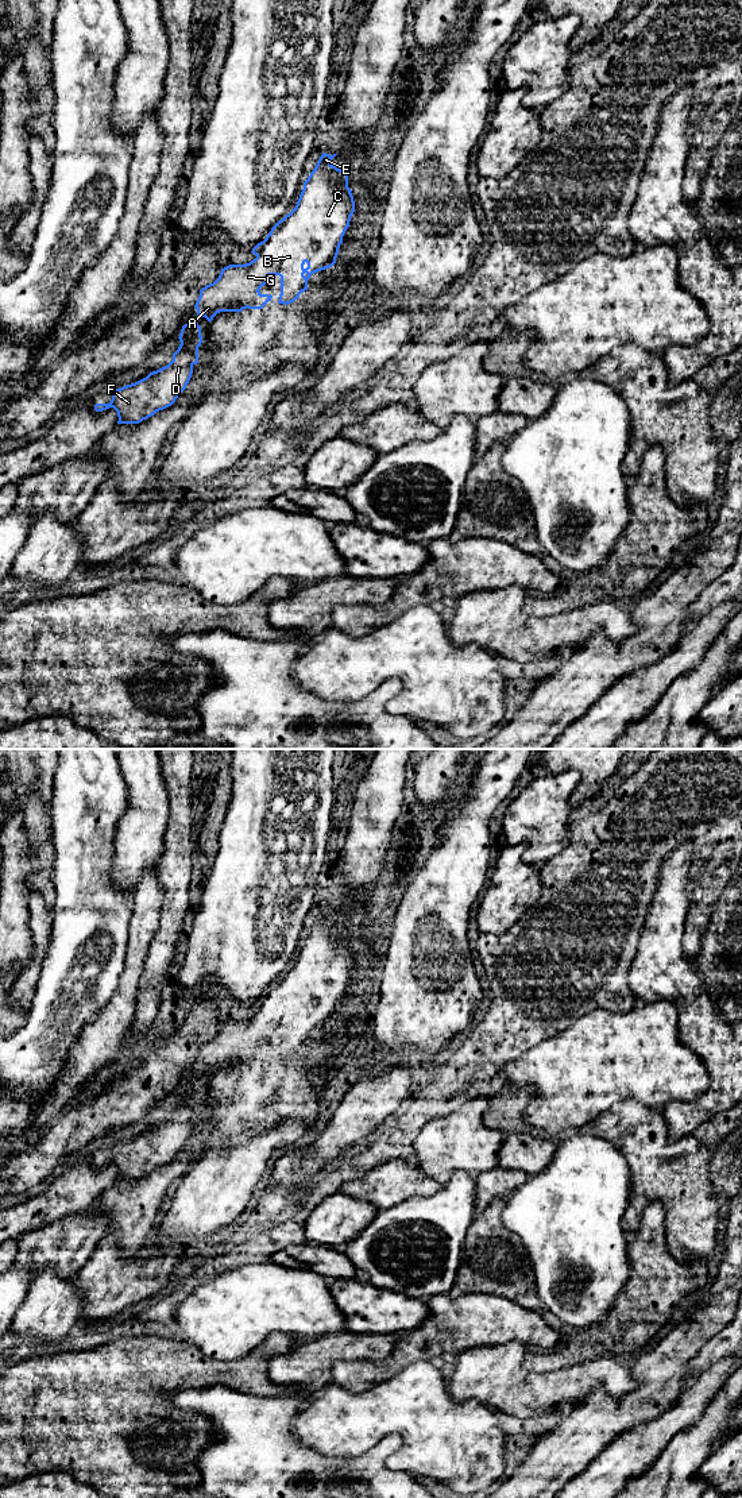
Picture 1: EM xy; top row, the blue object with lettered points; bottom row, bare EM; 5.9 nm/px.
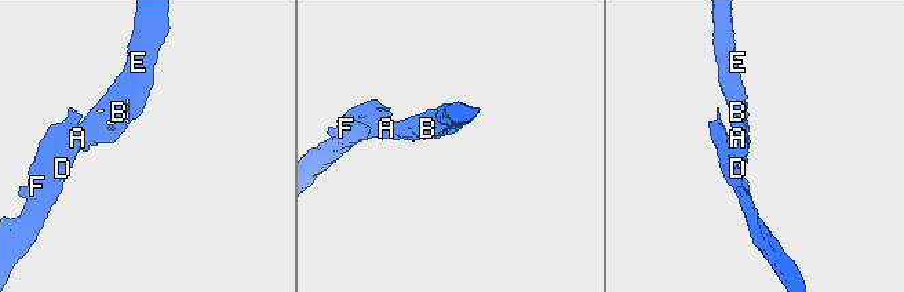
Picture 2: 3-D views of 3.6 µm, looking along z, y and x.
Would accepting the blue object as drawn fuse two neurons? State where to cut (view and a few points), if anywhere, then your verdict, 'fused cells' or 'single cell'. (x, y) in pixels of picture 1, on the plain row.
cut xy (200, 1089), (192, 1093), (178, 1093); fused cells

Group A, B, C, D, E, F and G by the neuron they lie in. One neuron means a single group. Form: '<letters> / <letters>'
A B C E G / D F

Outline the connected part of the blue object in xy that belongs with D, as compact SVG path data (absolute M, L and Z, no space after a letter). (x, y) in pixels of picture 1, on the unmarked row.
M202 1092L179 1094L181 1100L173 1109L173 1116L150 1128L146 1134L112 1147L109 1159L96 1159L94 1166L113 1163L117 1167L117 1180L139 1180L156 1167L171 1162L186 1144L193 1121L198 1119L198 1103Z

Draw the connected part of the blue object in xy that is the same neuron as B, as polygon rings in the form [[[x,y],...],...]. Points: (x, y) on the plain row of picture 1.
[[[322,908],[295,964],[252,1004],[254,1016],[221,1024],[219,1034],[200,1046],[197,1072],[210,1078],[220,1067],[262,1065],[273,1054],[259,1047],[268,1031],[281,1032],[278,1059],[291,1059],[308,1046],[312,1030],[336,1019],[355,968],[348,926],[331,919],[336,911]]]

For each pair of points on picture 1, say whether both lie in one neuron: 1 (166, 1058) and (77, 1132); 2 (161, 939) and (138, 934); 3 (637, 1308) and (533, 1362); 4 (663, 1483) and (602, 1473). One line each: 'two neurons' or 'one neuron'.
1: one neuron
2: two neurons
3: one neuron
4: two neurons

